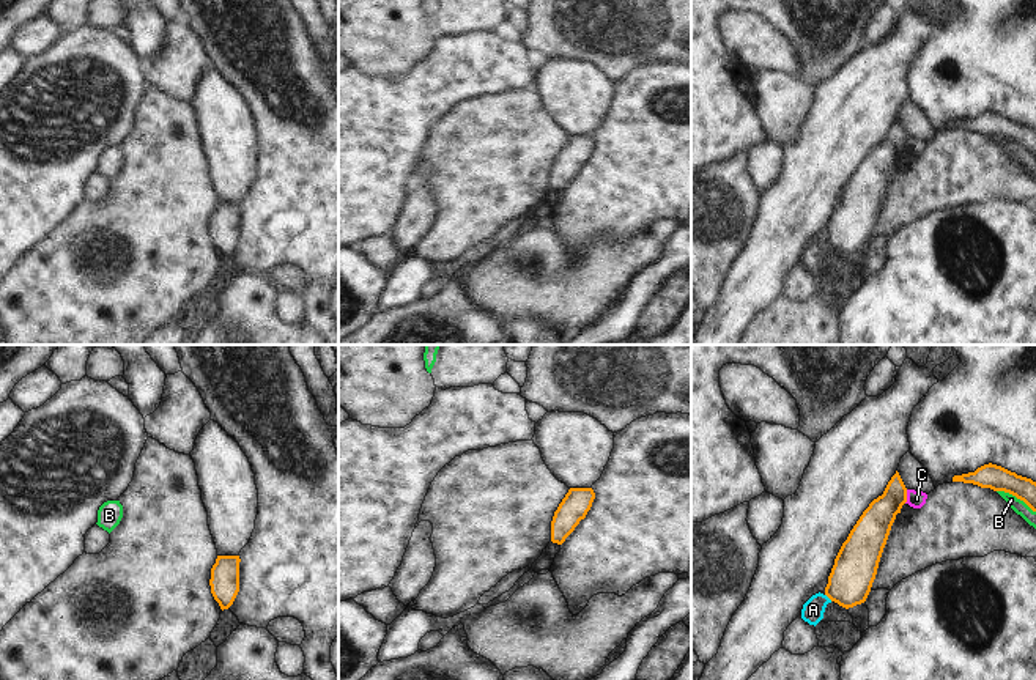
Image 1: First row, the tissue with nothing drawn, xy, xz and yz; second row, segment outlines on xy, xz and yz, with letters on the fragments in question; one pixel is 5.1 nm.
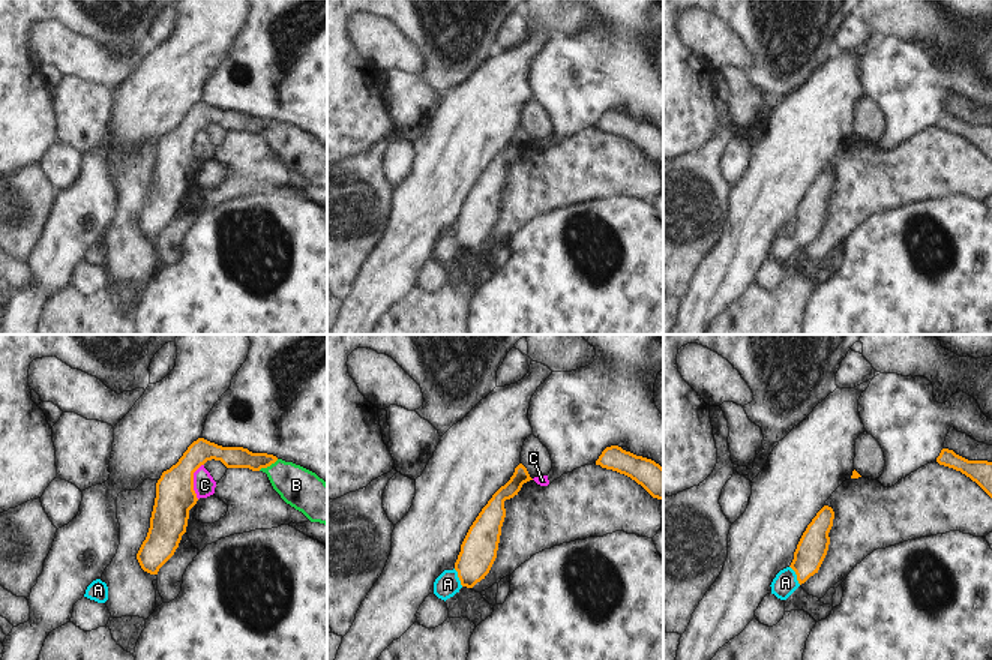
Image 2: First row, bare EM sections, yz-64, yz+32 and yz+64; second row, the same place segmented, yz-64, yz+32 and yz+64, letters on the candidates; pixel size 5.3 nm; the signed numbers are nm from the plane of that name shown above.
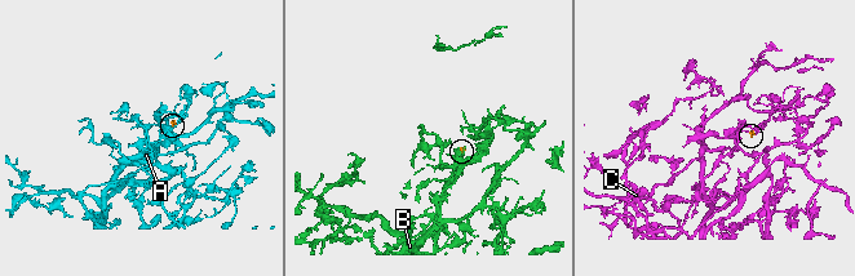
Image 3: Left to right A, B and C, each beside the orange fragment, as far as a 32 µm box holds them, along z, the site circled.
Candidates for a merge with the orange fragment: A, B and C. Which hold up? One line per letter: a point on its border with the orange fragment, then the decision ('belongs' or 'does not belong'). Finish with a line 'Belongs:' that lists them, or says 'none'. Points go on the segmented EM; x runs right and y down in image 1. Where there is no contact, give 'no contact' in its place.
A: contact yz (828, 597); belongs
B: contact yz (1016, 496); does not belong
C: contact yz (906, 496); does not belong
Belongs: A

